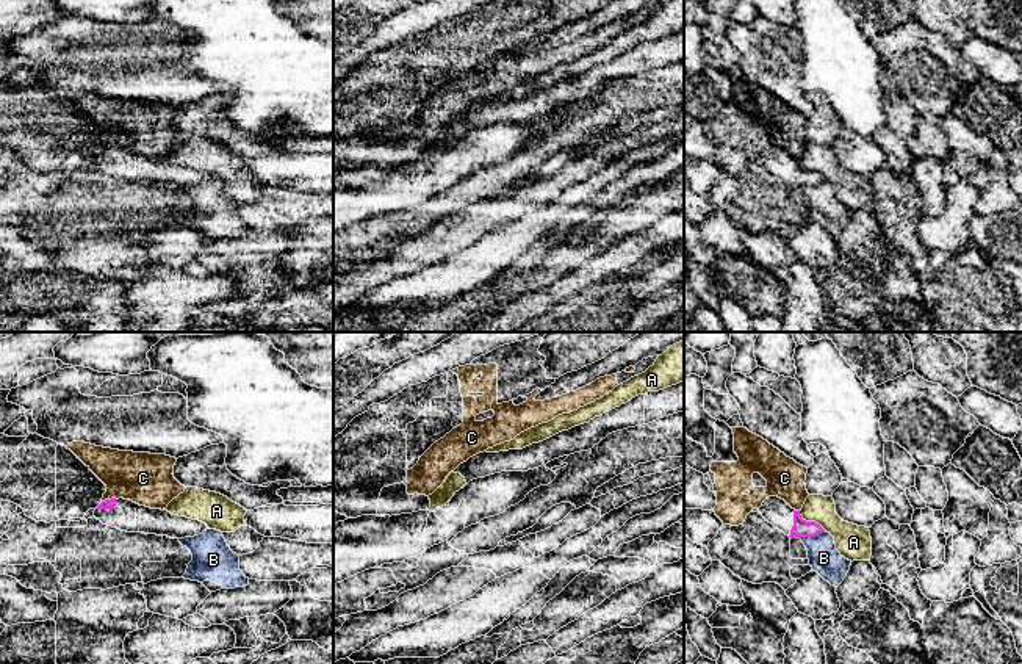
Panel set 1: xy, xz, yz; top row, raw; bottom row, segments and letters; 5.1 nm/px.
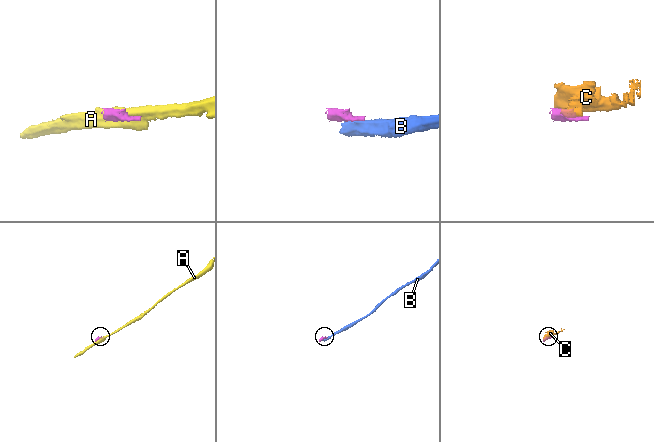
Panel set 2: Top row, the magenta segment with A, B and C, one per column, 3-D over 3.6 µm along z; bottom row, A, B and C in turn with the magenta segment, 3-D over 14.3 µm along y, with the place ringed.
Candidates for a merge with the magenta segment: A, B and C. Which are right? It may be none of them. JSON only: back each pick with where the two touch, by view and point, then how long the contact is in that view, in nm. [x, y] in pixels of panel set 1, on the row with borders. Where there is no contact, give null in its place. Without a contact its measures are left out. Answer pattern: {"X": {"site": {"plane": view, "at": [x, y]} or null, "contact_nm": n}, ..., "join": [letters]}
{"join": []}

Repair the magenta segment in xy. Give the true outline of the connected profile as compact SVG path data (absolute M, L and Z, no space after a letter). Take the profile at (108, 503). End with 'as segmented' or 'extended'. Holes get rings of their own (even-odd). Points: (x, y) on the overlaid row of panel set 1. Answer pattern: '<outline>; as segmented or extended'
M124 498L102 501L94 511L94 517L121 531L167 536L171 539L194 537L210 529L199 520L139 506Z; extended

